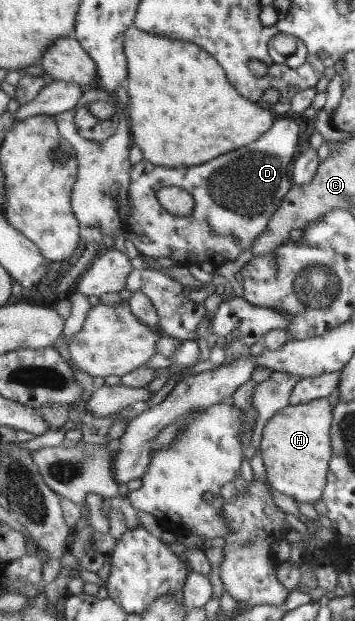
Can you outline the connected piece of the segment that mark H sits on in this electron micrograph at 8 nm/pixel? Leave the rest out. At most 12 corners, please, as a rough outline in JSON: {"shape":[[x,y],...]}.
{"shape":[[328,397],[285,405],[258,445],[273,490],[321,498],[332,458]]}

